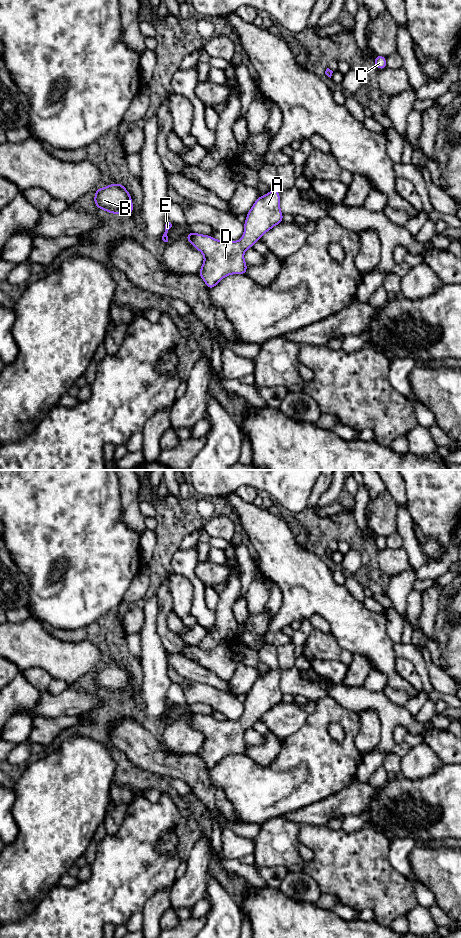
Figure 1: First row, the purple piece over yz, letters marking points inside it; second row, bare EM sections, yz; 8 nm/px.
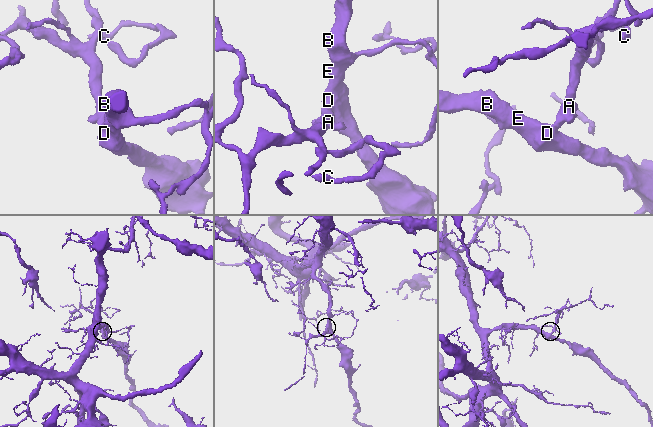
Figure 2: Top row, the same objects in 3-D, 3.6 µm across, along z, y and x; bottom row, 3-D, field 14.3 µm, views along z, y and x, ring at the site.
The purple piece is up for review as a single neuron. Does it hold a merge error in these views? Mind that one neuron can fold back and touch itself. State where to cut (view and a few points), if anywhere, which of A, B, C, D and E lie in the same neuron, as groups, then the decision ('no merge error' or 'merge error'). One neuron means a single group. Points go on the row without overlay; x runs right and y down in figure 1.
no cut | A B C D E | no merge error

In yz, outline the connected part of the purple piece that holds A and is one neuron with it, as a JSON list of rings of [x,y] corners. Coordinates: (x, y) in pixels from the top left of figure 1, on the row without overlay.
[[[271,669],[266,675],[259,676],[244,702],[244,714],[239,721],[216,720],[213,716],[189,712],[187,721],[204,736],[204,743],[199,750],[199,755],[210,770],[215,767],[224,757],[232,754],[246,755],[247,744],[244,740],[244,732],[251,728],[267,711],[283,702],[283,694],[280,689],[279,670]]]

